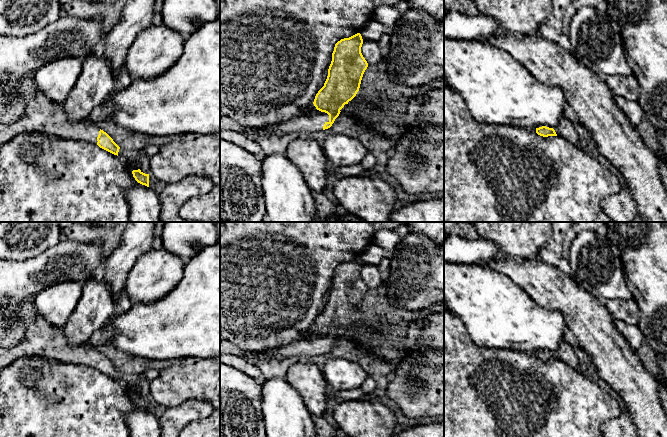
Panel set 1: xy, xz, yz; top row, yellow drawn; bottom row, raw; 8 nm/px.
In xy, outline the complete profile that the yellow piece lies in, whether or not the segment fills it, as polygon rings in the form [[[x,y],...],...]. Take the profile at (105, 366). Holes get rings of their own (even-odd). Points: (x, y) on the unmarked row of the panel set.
[[[34,297],[21,302],[20,316],[26,331],[24,340],[12,348],[3,348],[1,340],[5,336],[5,321],[0,308],[0,369],[20,357],[39,356],[62,363],[91,366],[118,380],[120,371],[98,352],[97,346],[91,342],[70,345],[63,328],[52,326],[40,317],[34,306]]]

